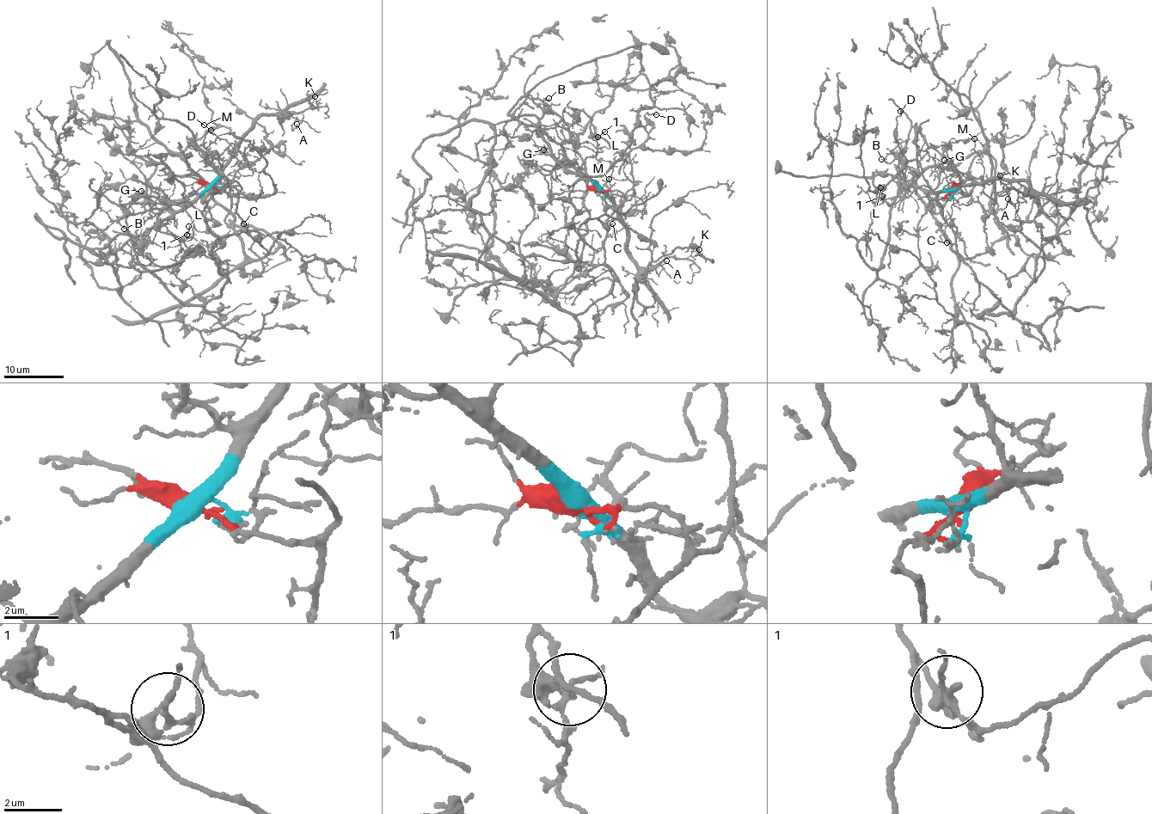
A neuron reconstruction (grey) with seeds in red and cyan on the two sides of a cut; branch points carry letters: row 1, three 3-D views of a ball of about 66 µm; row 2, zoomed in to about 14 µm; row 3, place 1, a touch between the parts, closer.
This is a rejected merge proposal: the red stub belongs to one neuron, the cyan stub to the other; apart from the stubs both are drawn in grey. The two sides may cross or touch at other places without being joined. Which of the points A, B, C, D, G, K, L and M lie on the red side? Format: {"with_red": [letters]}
{"with_red": ["C", "D"]}

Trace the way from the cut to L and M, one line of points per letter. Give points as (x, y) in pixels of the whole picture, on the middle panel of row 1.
L: (599, 189), (599, 185), (581, 168), (585, 158), (595, 155), (597, 136), (604, 132)
M: (599, 189), (610, 198), (616, 214), (608, 179)

